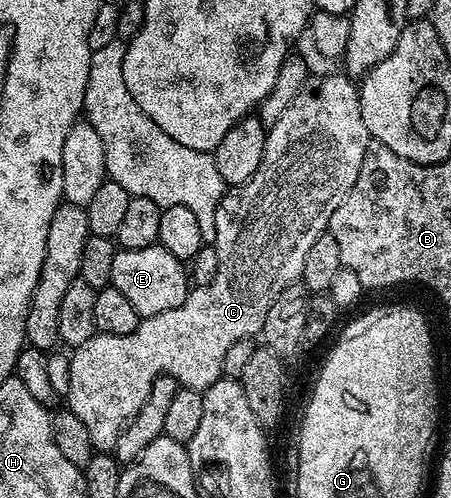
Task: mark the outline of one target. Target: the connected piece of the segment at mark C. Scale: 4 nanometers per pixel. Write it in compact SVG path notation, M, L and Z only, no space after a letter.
M343 73L308 78L295 99L281 113L277 123L268 128L265 153L254 176L246 183L242 183L240 187L230 188L224 194L223 200L217 205L213 240L213 246L217 253L217 277L213 277L213 281L209 281L209 285L204 287L192 286L187 292L185 301L181 305L177 305L177 309L165 309L165 313L140 318L137 329L133 329L133 333L125 333L124 335L100 335L97 333L89 341L85 341L85 345L74 348L70 352L69 393L65 397L65 403L73 413L77 413L77 417L81 417L85 429L89 429L89 441L93 441L96 452L114 452L117 437L121 437L127 422L138 413L141 405L145 405L145 397L149 397L149 389L153 385L153 381L157 381L157 377L168 375L177 380L180 387L191 387L194 391L201 392L206 391L207 387L213 385L218 379L224 378L223 362L229 345L233 345L233 341L258 336L265 325L265 313L269 313L269 305L273 305L273 301L277 301L277 297L281 297L281 293L286 287L291 286L302 276L305 257L308 255L313 241L317 241L317 237L321 237L321 233L330 228L331 218L337 205L341 205L341 201L345 201L349 189L356 184L357 174L361 171L361 162L364 161L365 149L368 148L370 142L371 138L368 129L365 128L364 117L361 115L358 86Z

